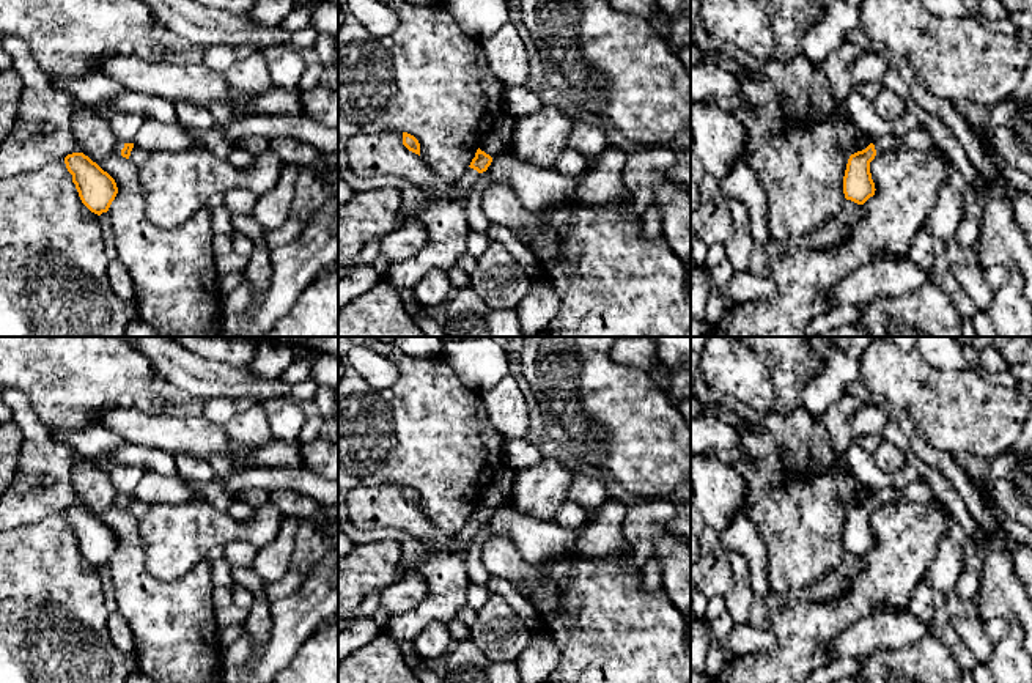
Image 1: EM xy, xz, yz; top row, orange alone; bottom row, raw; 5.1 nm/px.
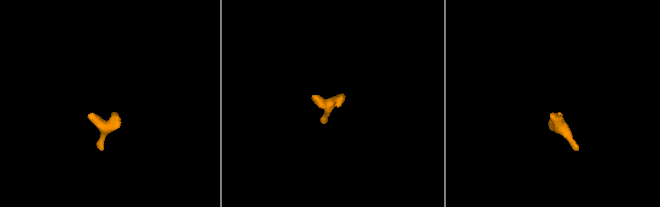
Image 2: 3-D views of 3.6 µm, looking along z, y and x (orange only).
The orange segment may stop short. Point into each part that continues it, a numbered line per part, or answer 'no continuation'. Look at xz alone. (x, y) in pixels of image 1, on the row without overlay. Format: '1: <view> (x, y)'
1: xz (463, 540)

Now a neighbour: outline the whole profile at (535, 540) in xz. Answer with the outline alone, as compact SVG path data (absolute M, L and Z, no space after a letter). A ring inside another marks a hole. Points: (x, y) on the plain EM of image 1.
M511 507L492 510L486 524L492 535L508 537L529 563L540 563L573 552L580 535L577 529L566 529L557 522L543 522L519 515Z

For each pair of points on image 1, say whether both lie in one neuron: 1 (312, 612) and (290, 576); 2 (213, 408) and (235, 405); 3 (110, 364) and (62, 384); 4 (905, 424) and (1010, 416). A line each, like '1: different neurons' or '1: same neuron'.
1: different neurons
2: same neuron
3: same neuron
4: different neurons

